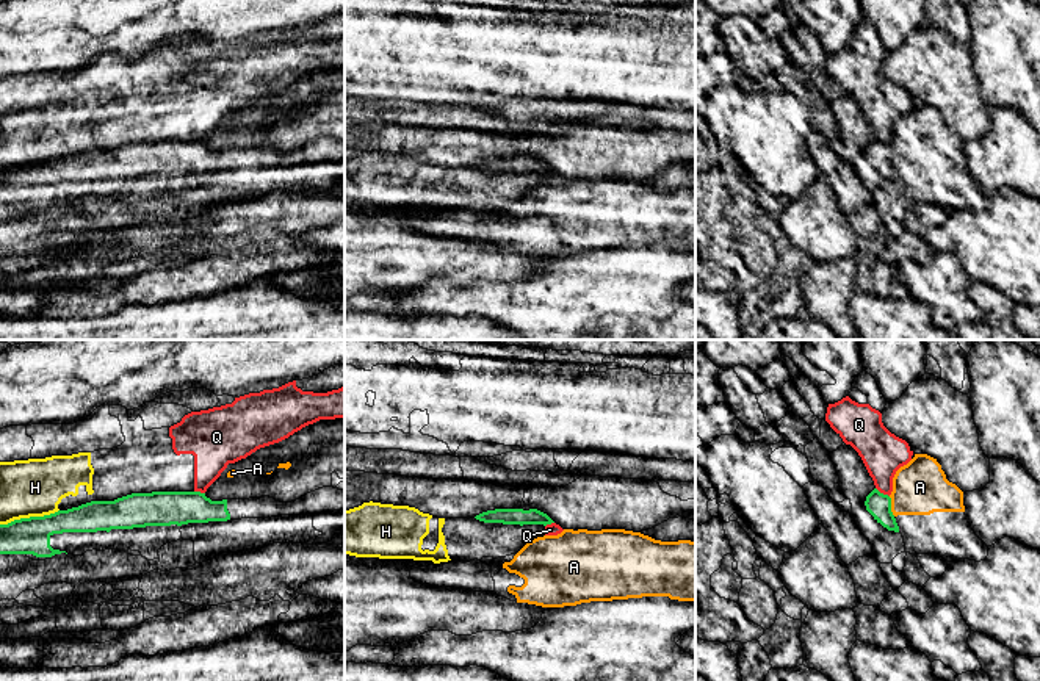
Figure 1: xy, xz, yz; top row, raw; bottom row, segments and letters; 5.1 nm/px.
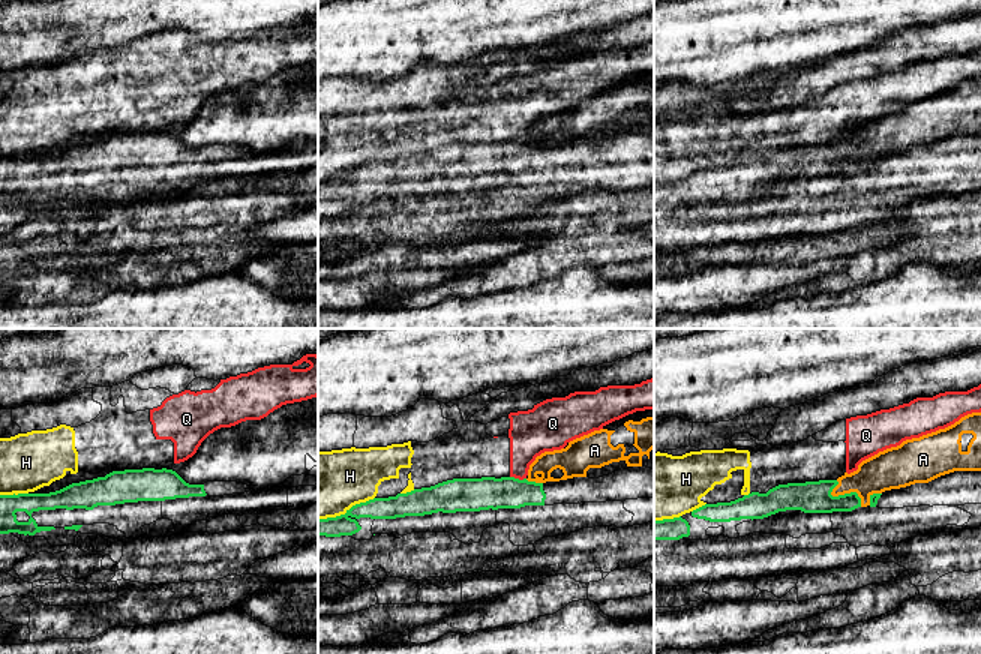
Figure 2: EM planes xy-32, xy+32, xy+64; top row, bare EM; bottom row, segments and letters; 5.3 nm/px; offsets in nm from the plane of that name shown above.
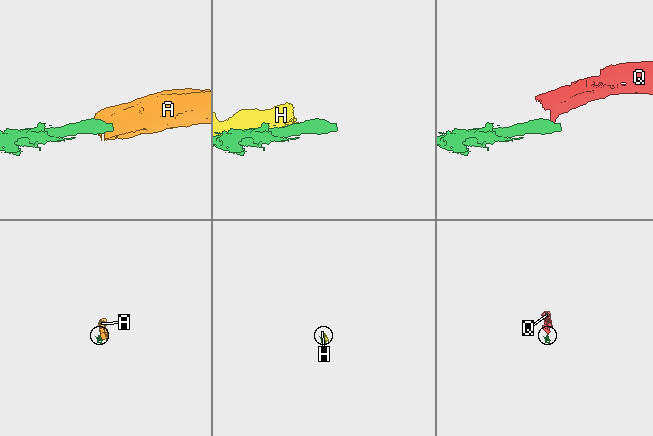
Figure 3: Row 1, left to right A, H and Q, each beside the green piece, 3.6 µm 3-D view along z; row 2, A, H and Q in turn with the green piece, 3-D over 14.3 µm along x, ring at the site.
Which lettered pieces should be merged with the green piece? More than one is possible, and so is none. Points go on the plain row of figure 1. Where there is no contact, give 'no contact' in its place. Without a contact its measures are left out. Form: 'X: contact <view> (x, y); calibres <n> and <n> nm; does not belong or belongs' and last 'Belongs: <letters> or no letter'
A: contact yz (890, 155); calibres 120 and 280 nm; does not belong
H: contact xy (30, 166); calibres 190 and 300 nm; does not belong
Q: contact yz (882, 143); calibres 120 and 220 nm; does not belong
Belongs: no letter

